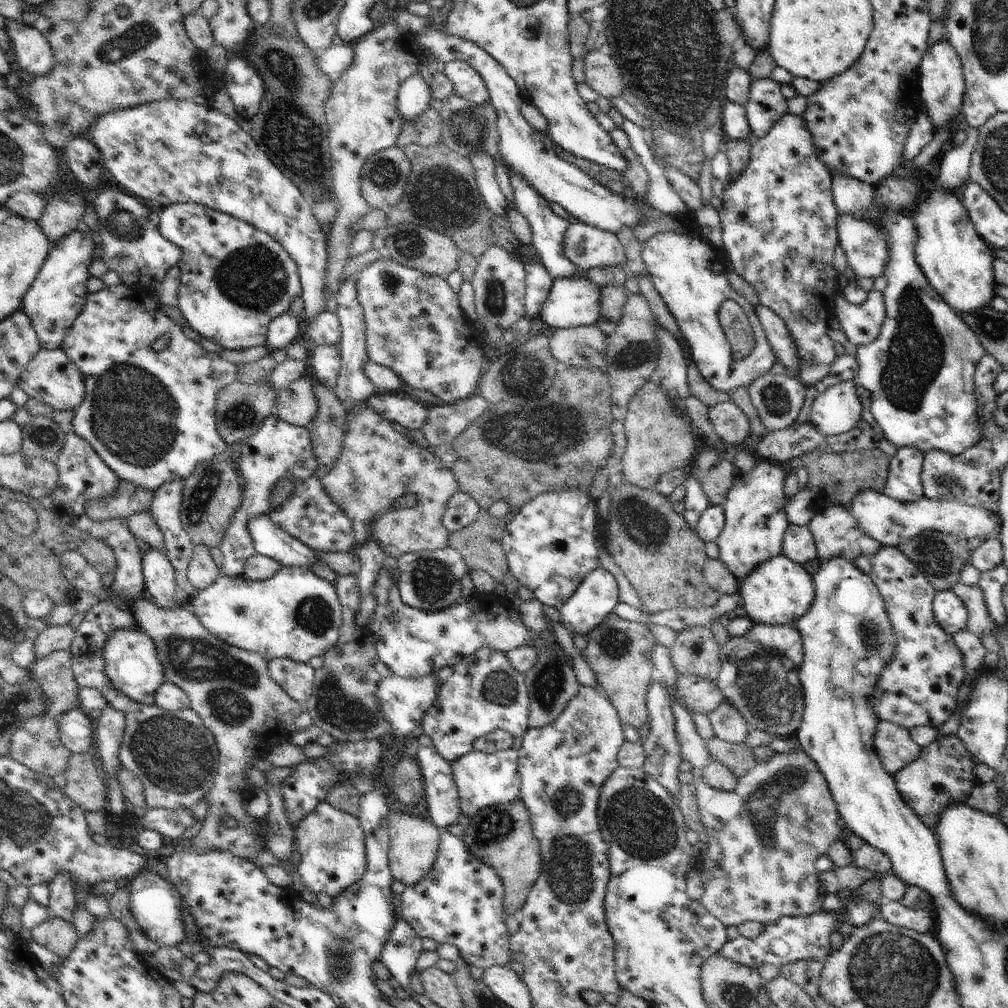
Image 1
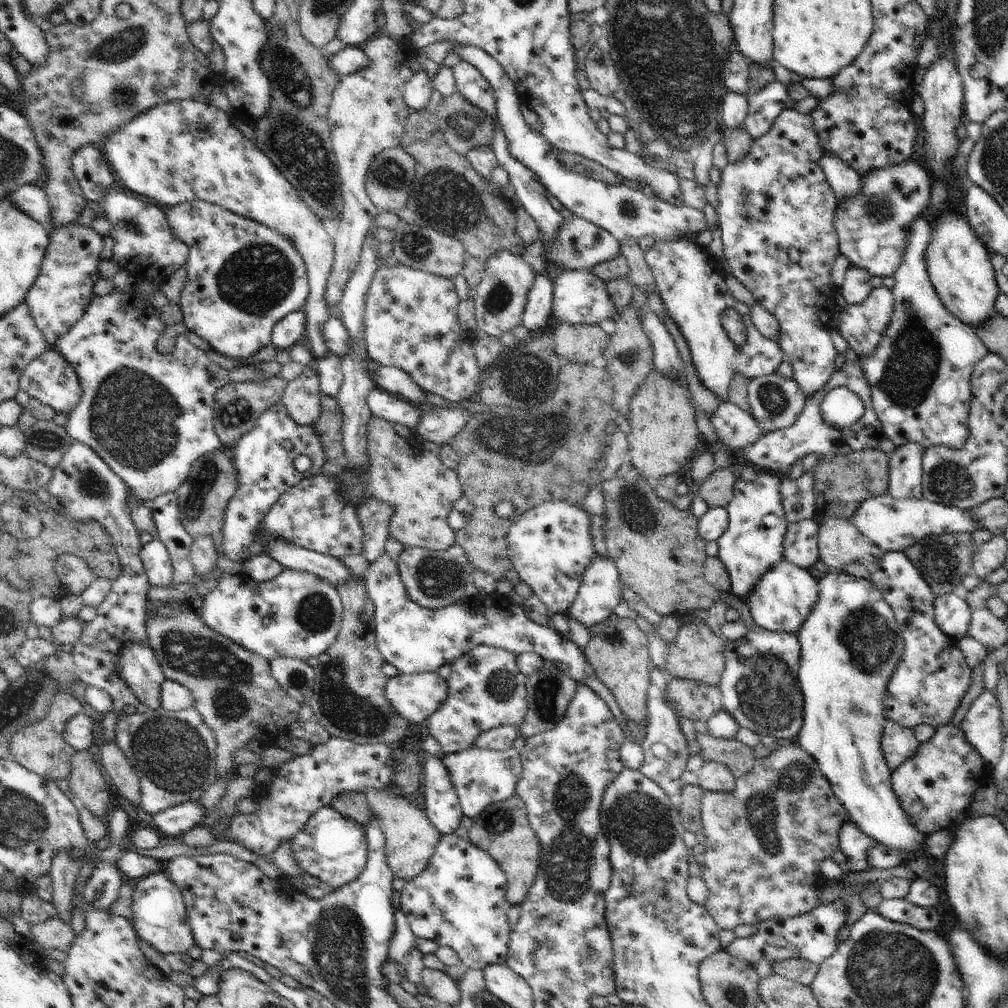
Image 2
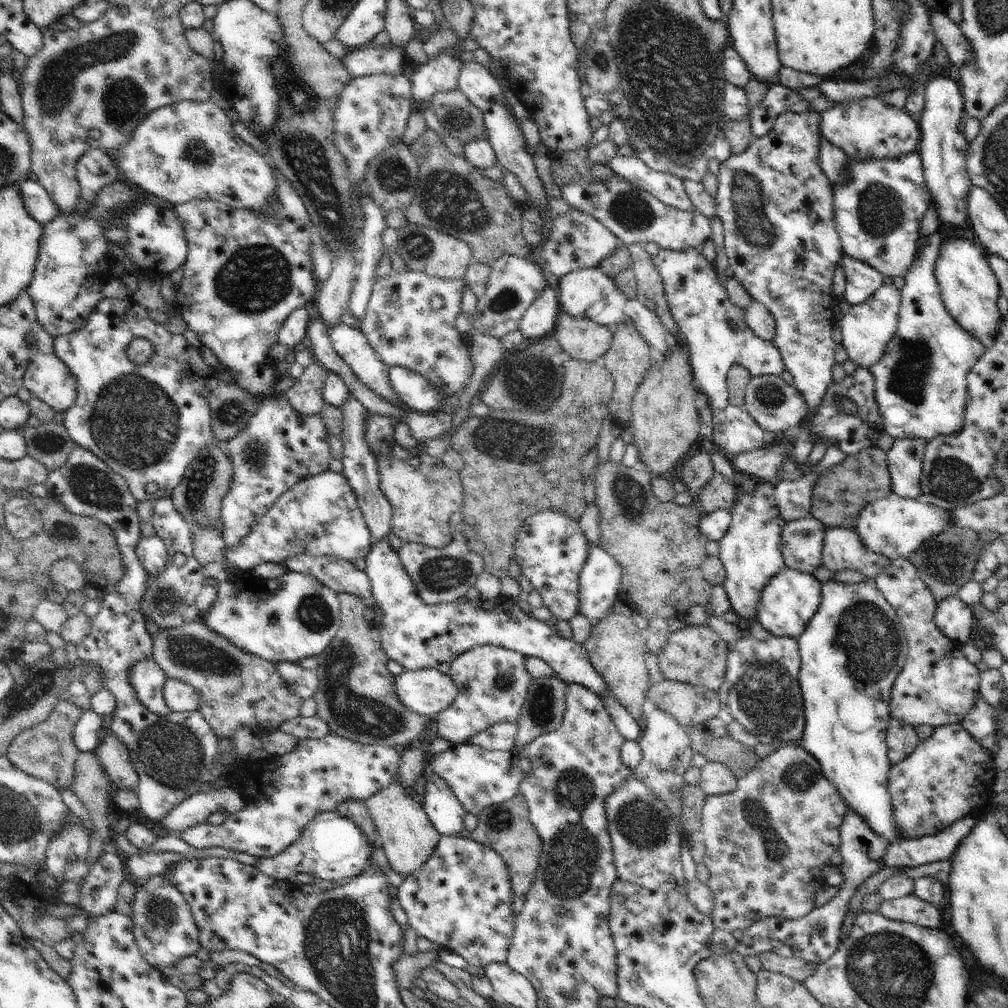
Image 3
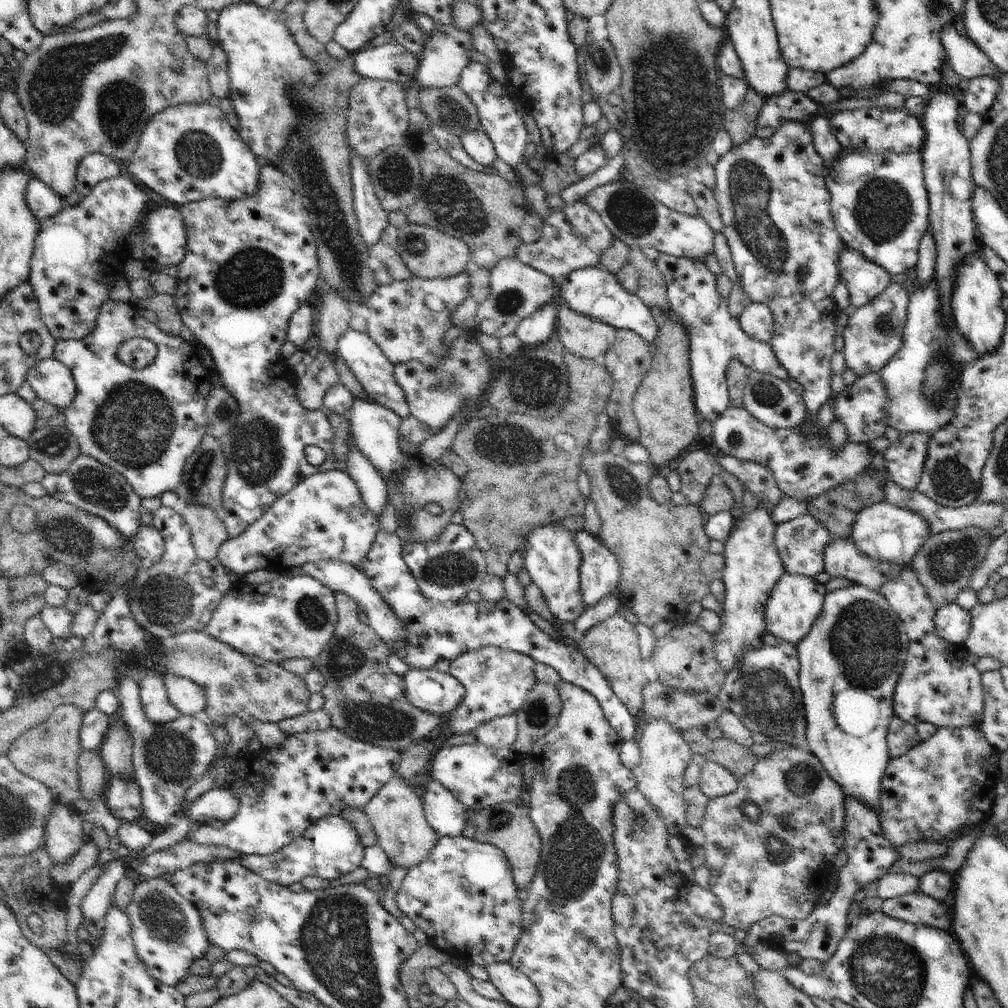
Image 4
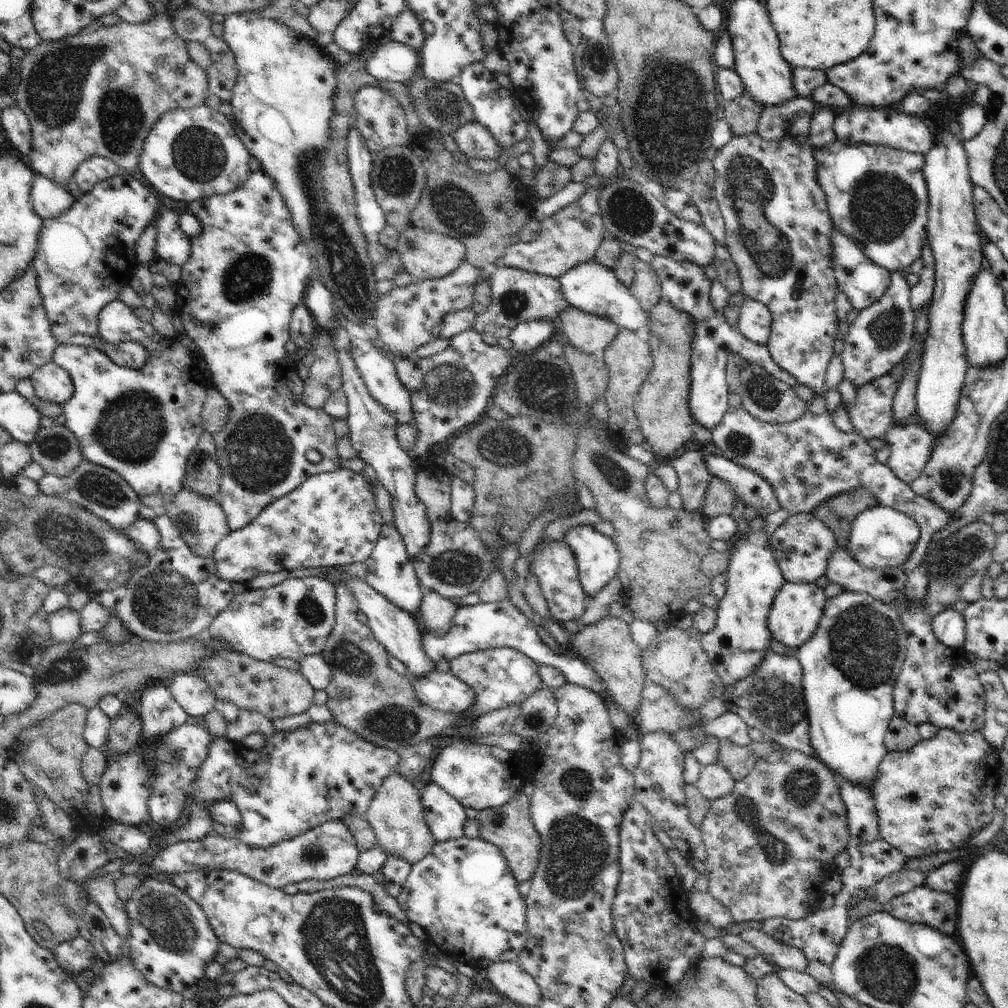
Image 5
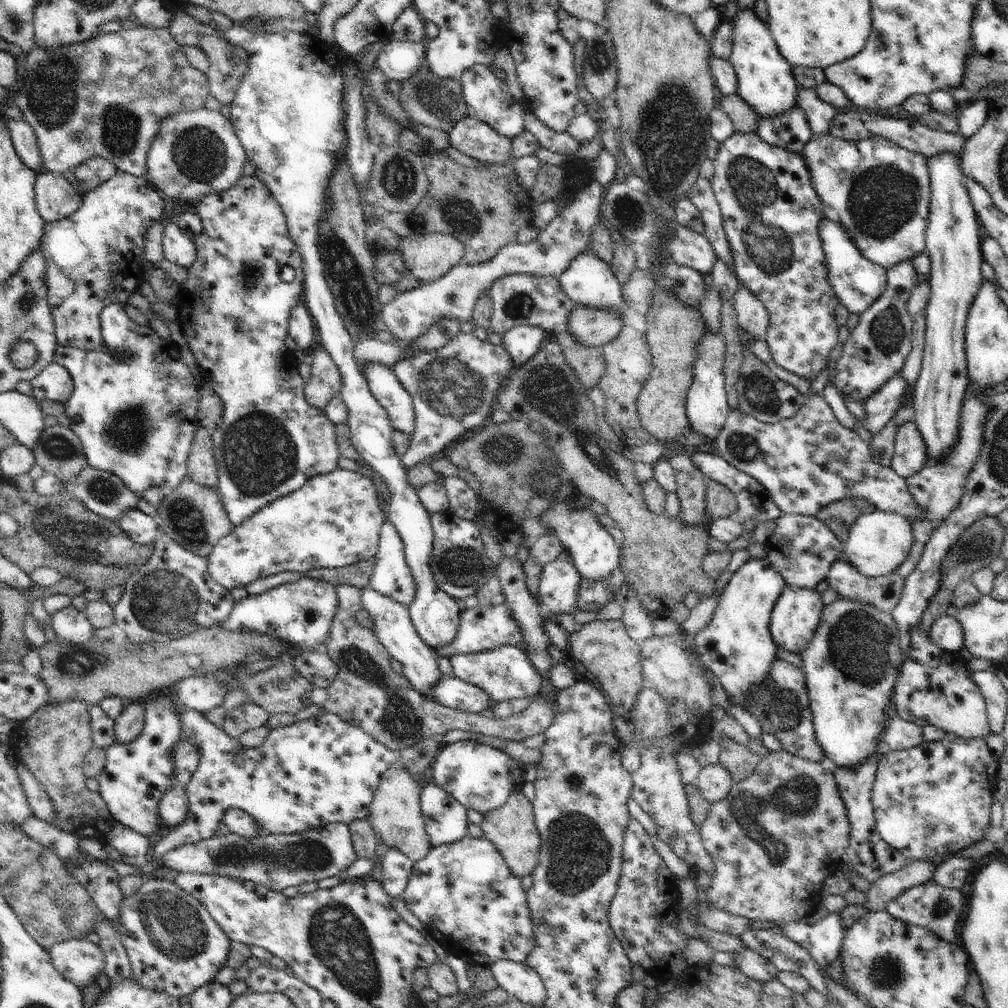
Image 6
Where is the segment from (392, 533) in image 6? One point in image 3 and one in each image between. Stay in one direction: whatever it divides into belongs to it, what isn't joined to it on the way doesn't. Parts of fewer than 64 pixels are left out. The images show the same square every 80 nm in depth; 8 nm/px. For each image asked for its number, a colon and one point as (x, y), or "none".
3: (417, 635)
4: (435, 630)
5: (389, 570)

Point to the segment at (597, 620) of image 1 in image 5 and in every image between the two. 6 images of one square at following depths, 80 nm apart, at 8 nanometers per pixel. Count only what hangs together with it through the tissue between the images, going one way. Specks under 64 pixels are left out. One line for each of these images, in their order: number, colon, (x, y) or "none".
2: (599, 593)
3: (600, 578)
4: (599, 573)
5: (597, 556)

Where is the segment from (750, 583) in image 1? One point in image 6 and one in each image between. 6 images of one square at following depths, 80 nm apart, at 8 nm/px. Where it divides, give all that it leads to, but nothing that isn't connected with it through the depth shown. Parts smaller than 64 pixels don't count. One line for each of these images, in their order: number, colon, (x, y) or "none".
2: (783, 598)
3: (789, 601)
4: (795, 602)
5: (796, 610)
6: (794, 619)

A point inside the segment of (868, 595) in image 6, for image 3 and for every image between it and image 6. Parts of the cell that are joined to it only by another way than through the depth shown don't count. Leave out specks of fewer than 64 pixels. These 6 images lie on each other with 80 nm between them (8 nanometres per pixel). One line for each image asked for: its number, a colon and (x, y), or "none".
3: (842, 549)
4: (841, 559)
5: (886, 585)

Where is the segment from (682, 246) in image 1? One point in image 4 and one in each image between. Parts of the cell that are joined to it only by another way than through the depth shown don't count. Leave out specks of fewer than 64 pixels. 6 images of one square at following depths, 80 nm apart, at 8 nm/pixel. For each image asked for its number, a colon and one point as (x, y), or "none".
2: (691, 282)
3: (702, 309)
4: (715, 336)

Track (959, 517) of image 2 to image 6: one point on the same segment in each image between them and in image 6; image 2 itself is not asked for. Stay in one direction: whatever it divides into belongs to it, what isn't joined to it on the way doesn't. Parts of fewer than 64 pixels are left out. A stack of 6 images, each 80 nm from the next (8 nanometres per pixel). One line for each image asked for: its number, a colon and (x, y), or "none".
3: (895, 527)
4: (883, 532)
5: (881, 537)
6: (879, 542)

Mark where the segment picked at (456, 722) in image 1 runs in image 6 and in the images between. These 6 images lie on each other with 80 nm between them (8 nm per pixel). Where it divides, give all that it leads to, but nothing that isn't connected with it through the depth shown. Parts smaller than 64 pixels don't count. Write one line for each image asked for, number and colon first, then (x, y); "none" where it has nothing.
2: (486, 689)
3: (493, 682)
4: (497, 681)
5: (500, 676)
6: (506, 673)

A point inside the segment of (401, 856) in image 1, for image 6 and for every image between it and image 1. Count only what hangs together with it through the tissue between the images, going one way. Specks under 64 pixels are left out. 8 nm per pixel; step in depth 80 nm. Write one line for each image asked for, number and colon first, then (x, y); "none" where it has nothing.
2: (410, 837)
3: (405, 832)
4: (396, 813)
5: (395, 814)
6: (396, 815)

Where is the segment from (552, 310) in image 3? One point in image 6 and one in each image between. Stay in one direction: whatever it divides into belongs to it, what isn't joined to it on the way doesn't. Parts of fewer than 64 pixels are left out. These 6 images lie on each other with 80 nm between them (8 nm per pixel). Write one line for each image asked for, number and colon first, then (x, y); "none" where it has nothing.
4: (537, 328)
5: (528, 336)
6: (522, 342)

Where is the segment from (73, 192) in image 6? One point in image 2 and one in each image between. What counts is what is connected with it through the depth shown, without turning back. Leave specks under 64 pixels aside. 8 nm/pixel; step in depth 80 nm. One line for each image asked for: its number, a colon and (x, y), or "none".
2: (31, 199)
3: (40, 206)
4: (44, 203)
5: (49, 200)

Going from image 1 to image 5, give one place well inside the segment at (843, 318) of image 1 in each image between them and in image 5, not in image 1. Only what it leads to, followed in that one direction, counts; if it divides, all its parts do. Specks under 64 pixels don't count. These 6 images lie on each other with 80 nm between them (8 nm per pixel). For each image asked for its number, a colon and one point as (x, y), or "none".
2: (862, 326)
3: (867, 329)
4: (874, 334)
5: (880, 337)

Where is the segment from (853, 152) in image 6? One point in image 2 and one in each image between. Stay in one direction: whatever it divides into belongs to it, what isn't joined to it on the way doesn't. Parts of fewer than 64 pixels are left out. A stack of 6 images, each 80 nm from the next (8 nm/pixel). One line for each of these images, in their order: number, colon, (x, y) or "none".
2: (871, 225)
3: (877, 212)
4: (879, 201)
5: (876, 194)

